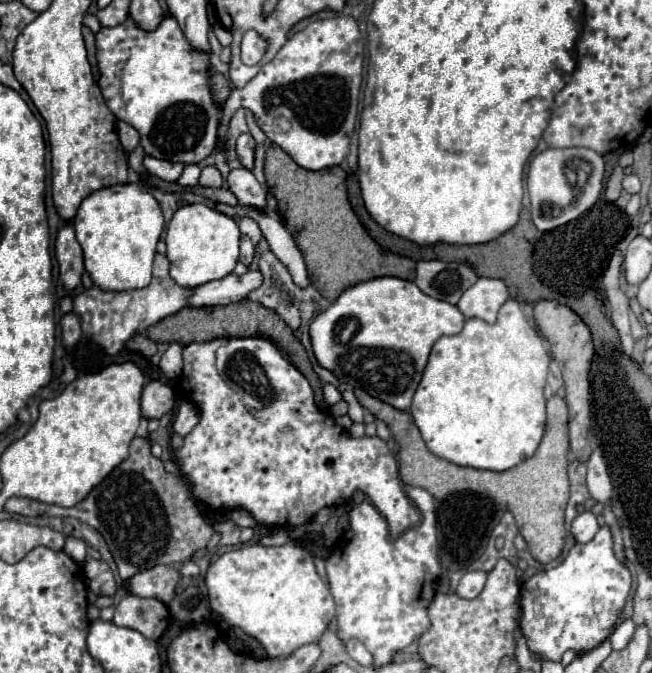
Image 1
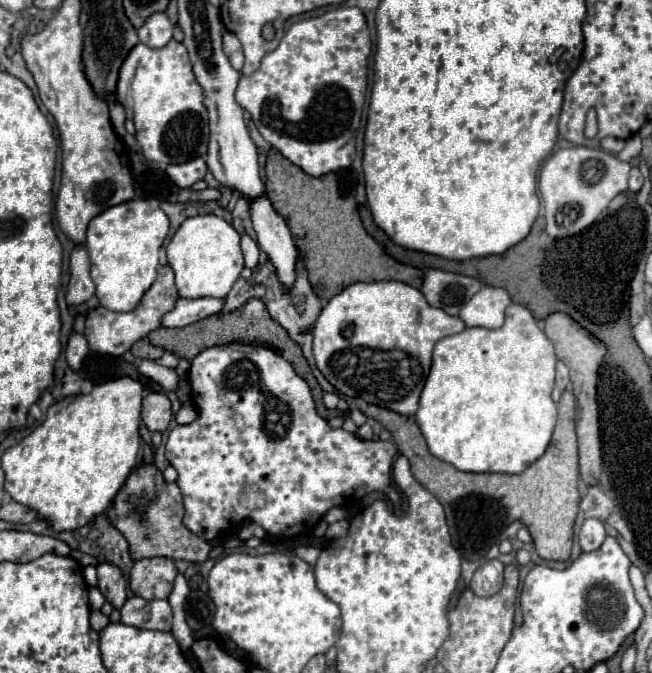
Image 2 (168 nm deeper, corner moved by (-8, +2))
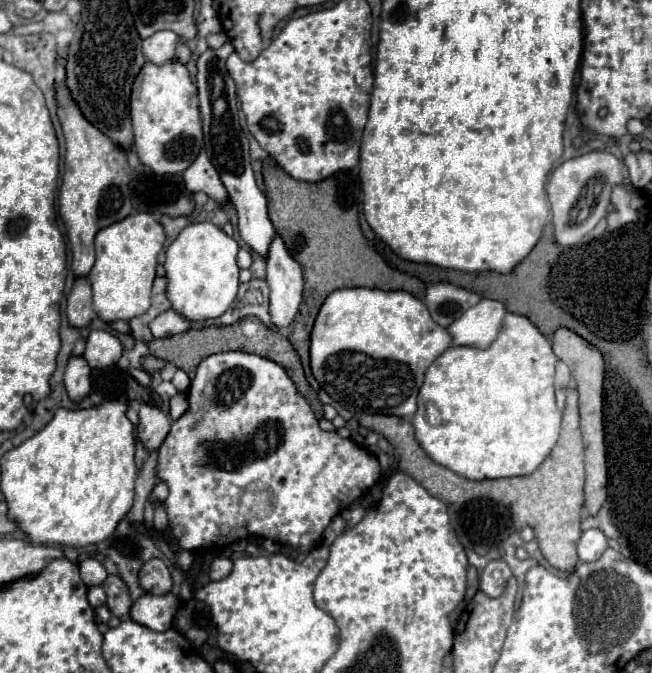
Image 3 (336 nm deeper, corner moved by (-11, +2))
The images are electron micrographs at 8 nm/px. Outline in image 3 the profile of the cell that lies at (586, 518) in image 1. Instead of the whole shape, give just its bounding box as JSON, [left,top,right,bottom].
[578,529,608,561]

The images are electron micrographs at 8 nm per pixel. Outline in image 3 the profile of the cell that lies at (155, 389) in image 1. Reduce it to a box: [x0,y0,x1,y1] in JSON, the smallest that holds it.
[136,405,172,451]

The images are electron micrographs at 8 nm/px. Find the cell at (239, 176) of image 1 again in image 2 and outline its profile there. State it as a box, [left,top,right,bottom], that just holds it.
[249,193,297,287]

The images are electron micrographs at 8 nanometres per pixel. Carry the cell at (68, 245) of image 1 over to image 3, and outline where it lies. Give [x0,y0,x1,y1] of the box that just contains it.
[66,277,94,329]

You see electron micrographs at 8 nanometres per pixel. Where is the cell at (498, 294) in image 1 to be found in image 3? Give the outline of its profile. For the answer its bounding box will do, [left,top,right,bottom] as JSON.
[448,299,506,349]

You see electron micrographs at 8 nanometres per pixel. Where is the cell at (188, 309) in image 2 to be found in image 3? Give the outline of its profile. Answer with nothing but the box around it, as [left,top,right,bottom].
[150,309,192,339]

